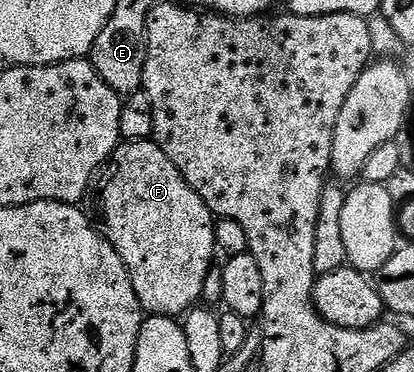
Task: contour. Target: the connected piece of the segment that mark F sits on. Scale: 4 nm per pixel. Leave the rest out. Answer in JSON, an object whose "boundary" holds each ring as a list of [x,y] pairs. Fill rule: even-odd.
{"boundary":[[[155,141],[121,142],[92,179],[87,203],[96,230],[122,257],[148,315],[180,317],[201,302],[206,273],[218,255],[214,216]]]}

